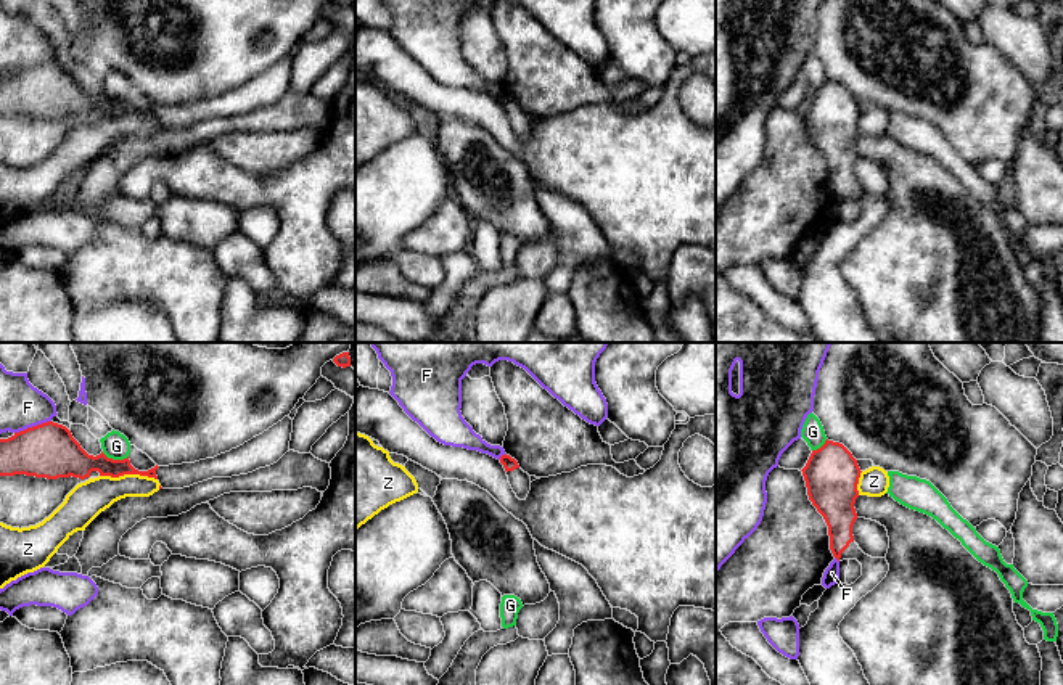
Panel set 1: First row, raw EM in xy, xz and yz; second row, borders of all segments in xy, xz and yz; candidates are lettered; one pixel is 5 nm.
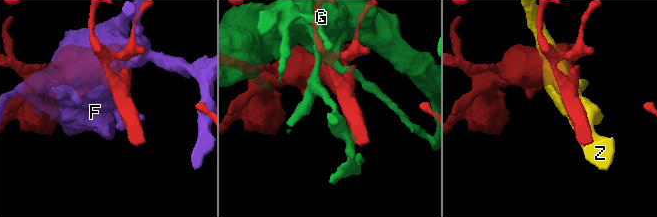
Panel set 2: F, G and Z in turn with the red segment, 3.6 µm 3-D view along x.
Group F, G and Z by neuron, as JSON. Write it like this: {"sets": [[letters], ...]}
{"sets": [["F"], ["G"], ["Z"]]}

